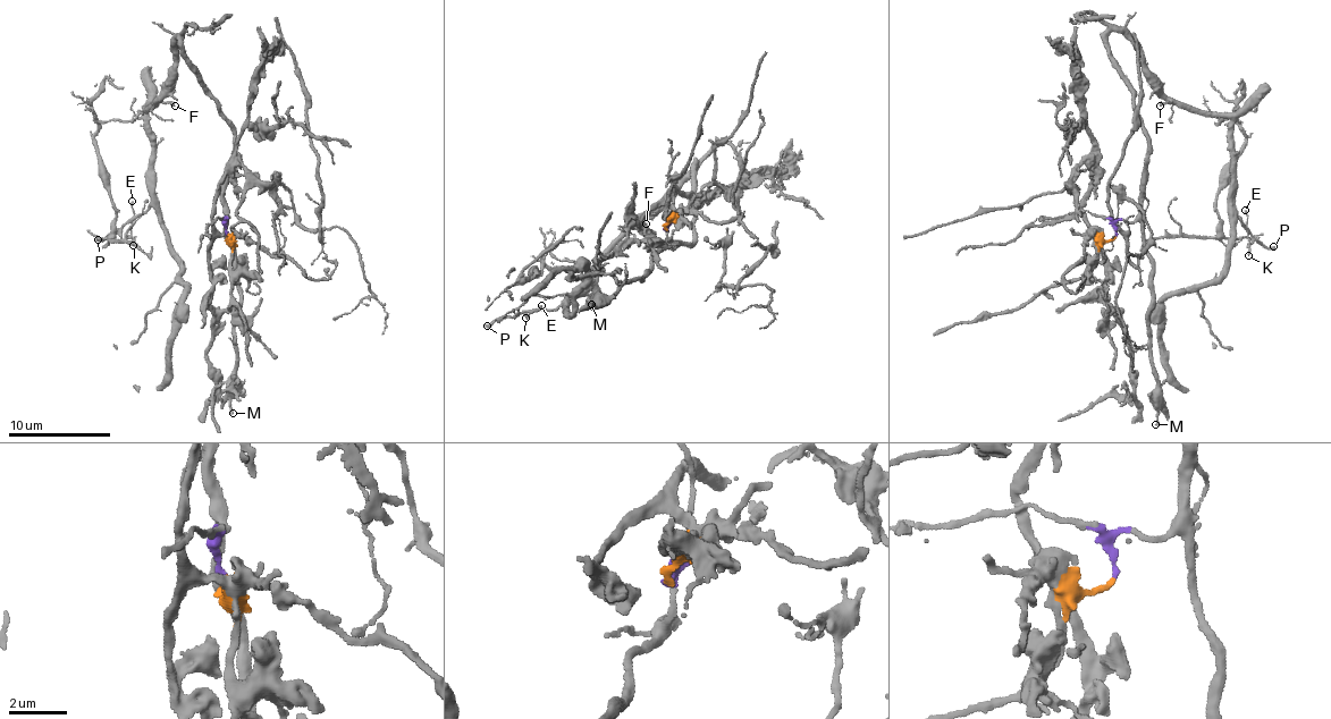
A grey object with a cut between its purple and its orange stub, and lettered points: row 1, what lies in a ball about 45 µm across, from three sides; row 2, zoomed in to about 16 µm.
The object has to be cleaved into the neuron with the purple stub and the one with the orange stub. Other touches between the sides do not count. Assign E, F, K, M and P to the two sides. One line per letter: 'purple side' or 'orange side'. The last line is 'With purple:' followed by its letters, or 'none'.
E: purple side
F: purple side
K: purple side
M: purple side
P: purple side
With purple: E, F, K, M, P

